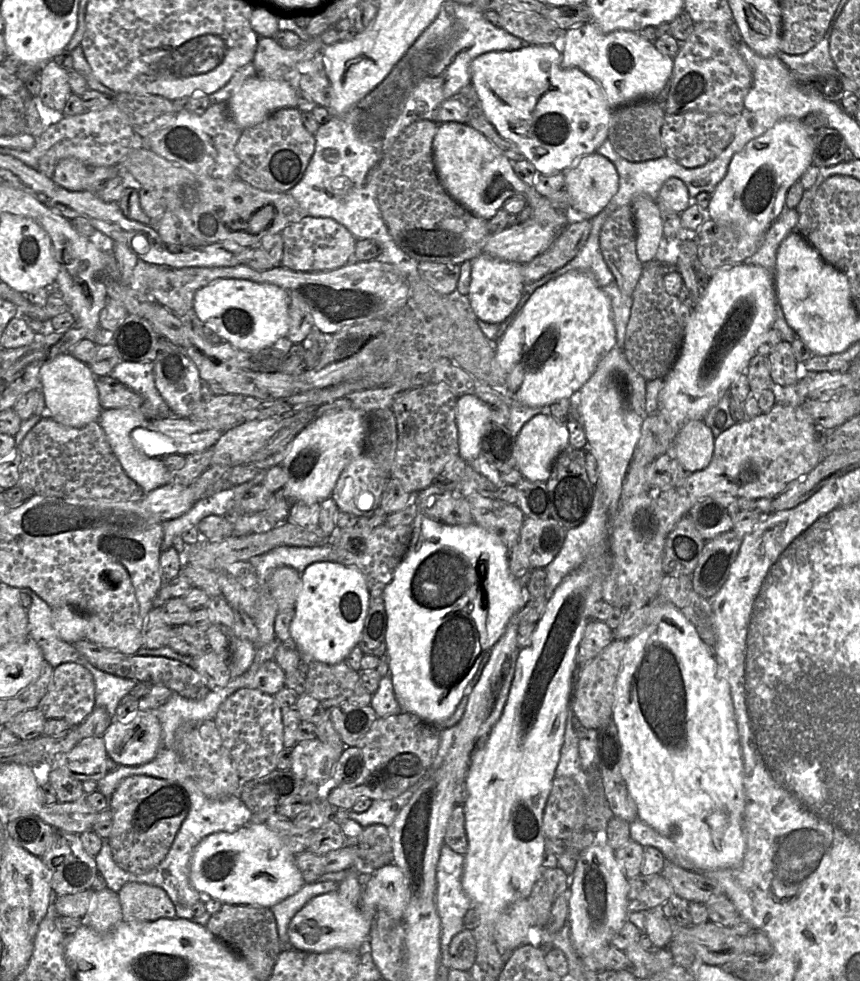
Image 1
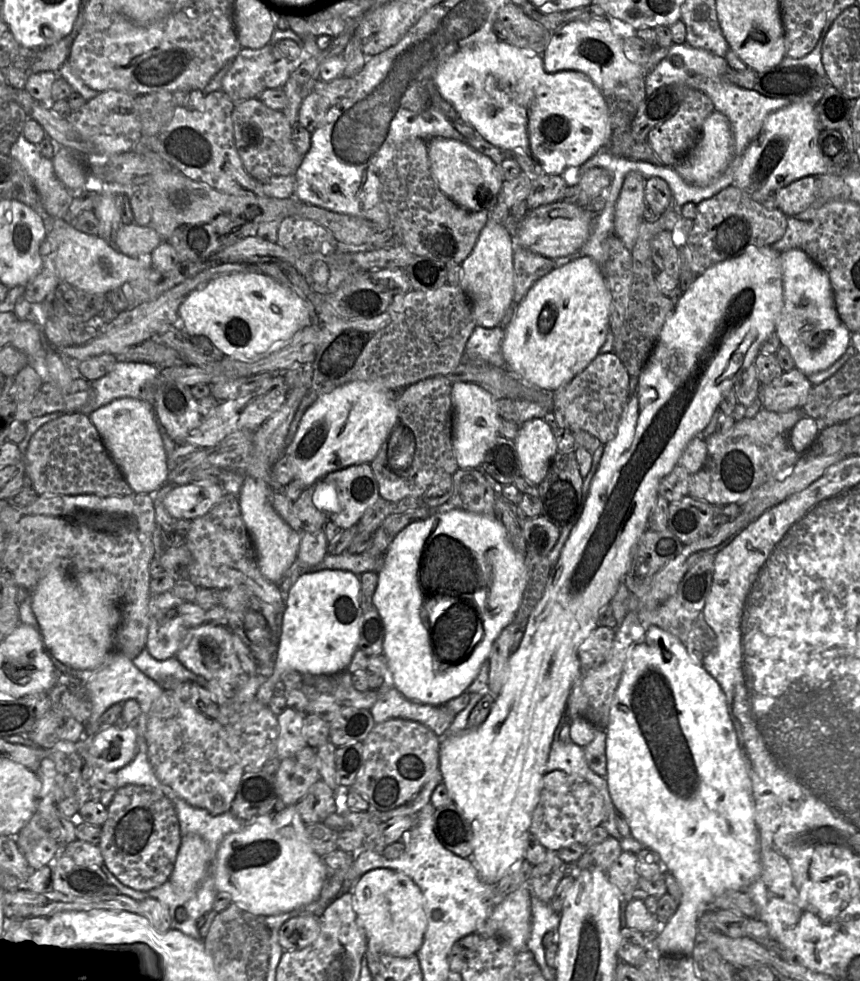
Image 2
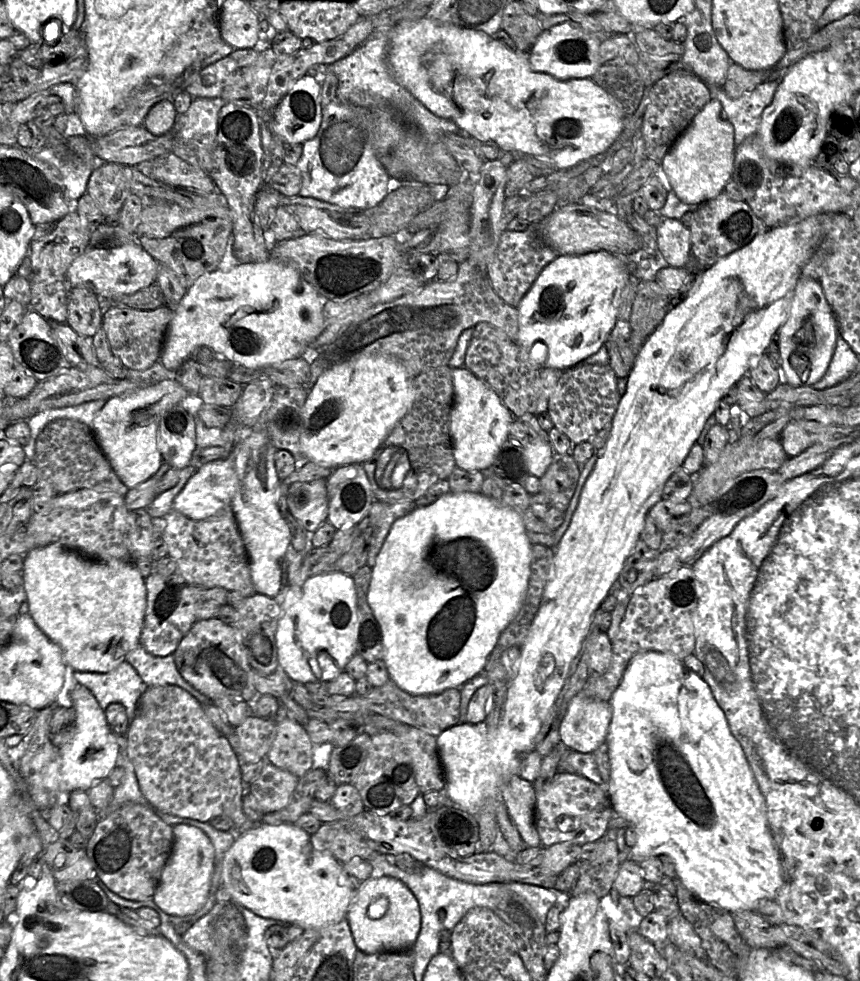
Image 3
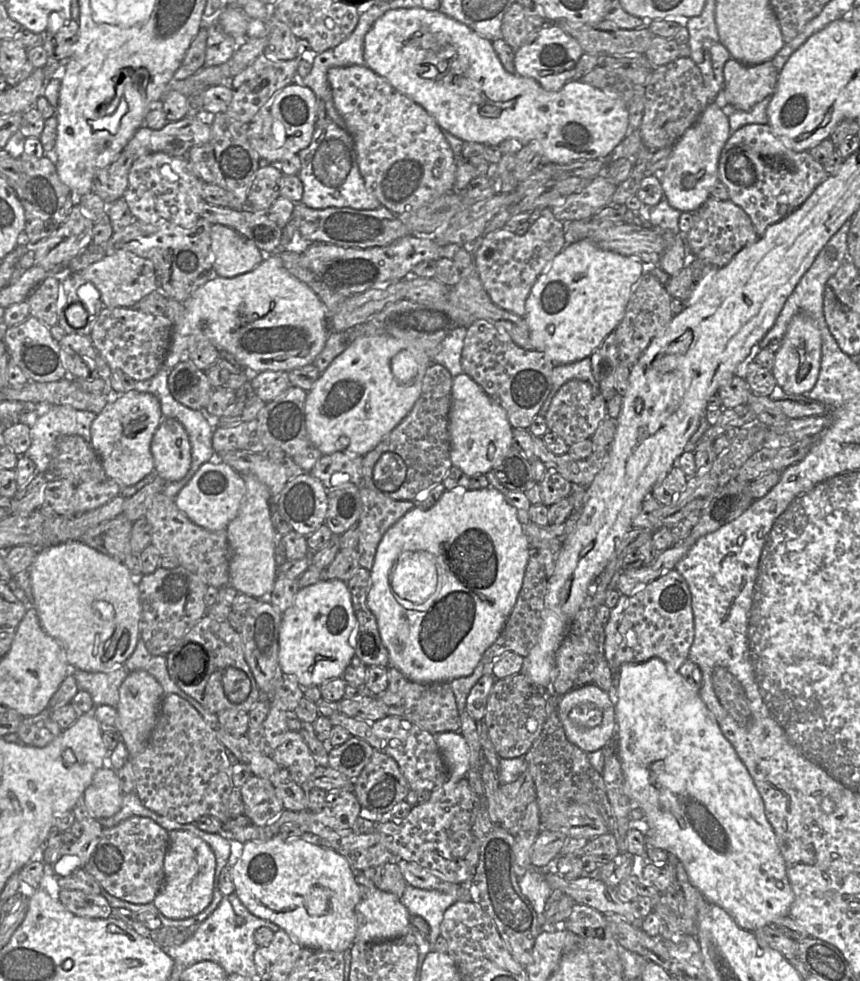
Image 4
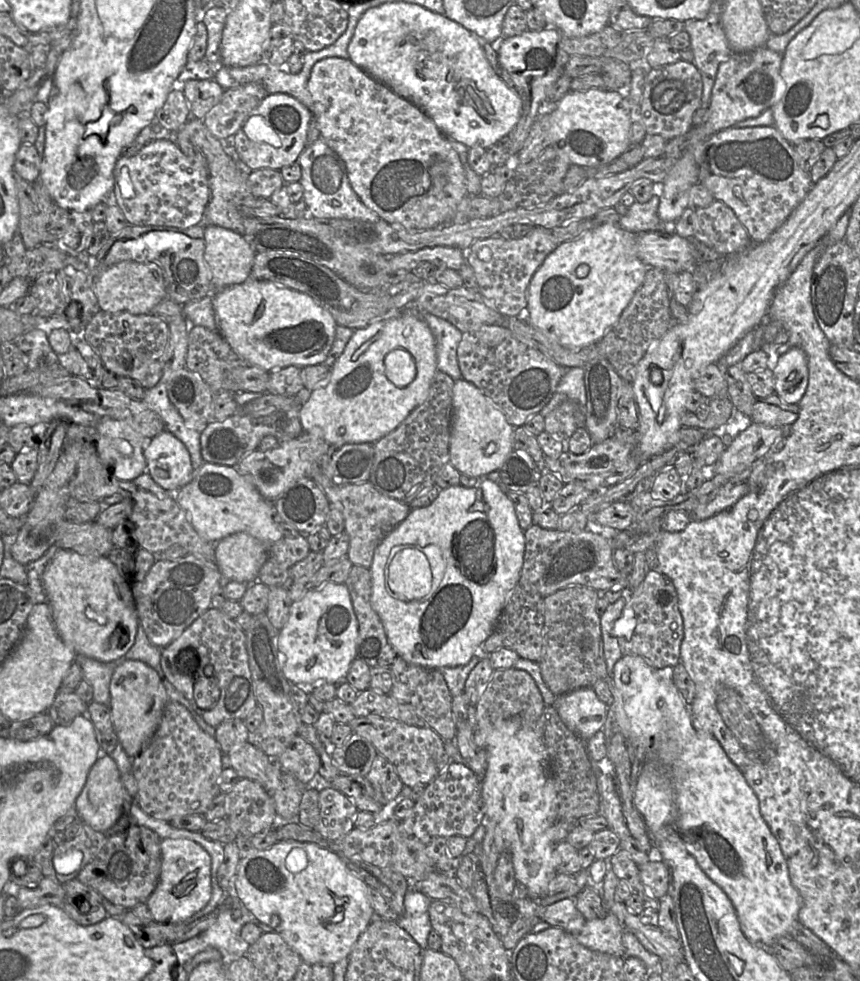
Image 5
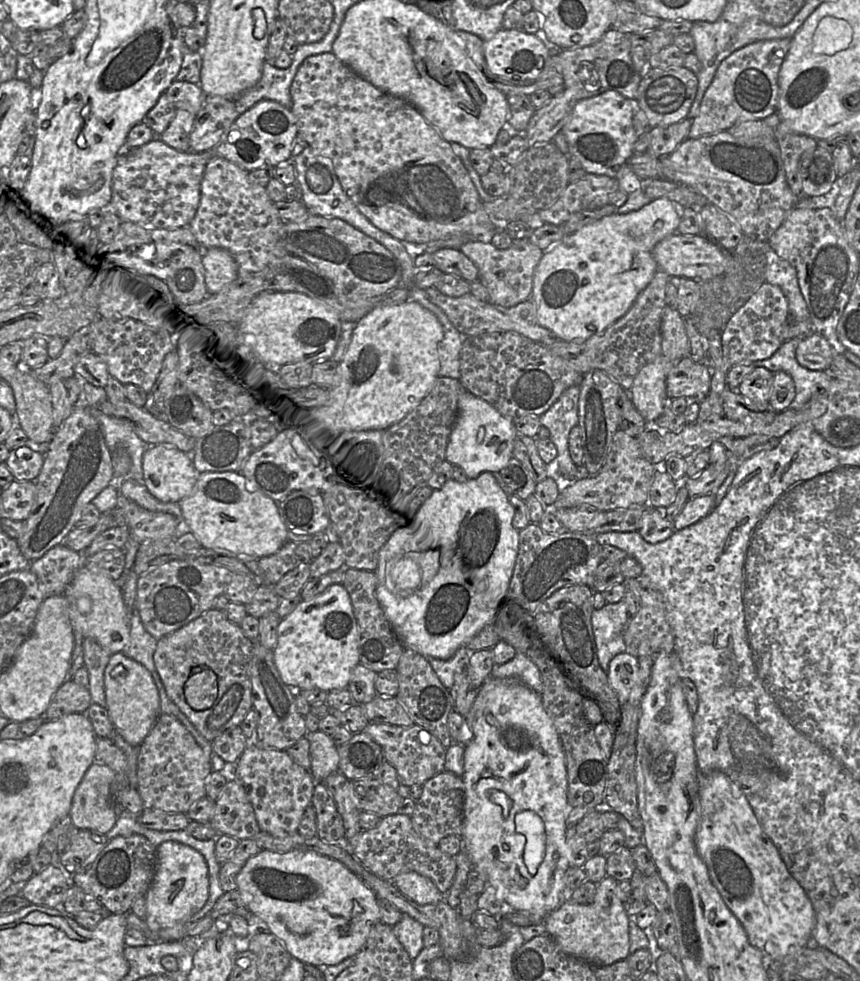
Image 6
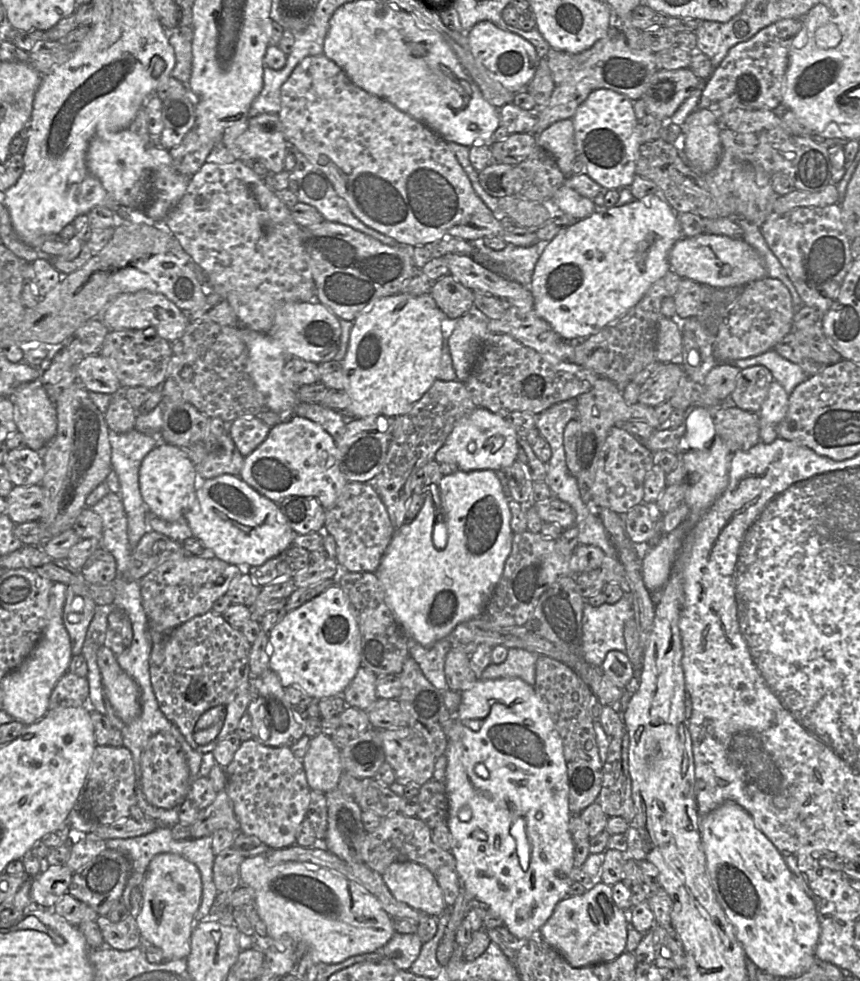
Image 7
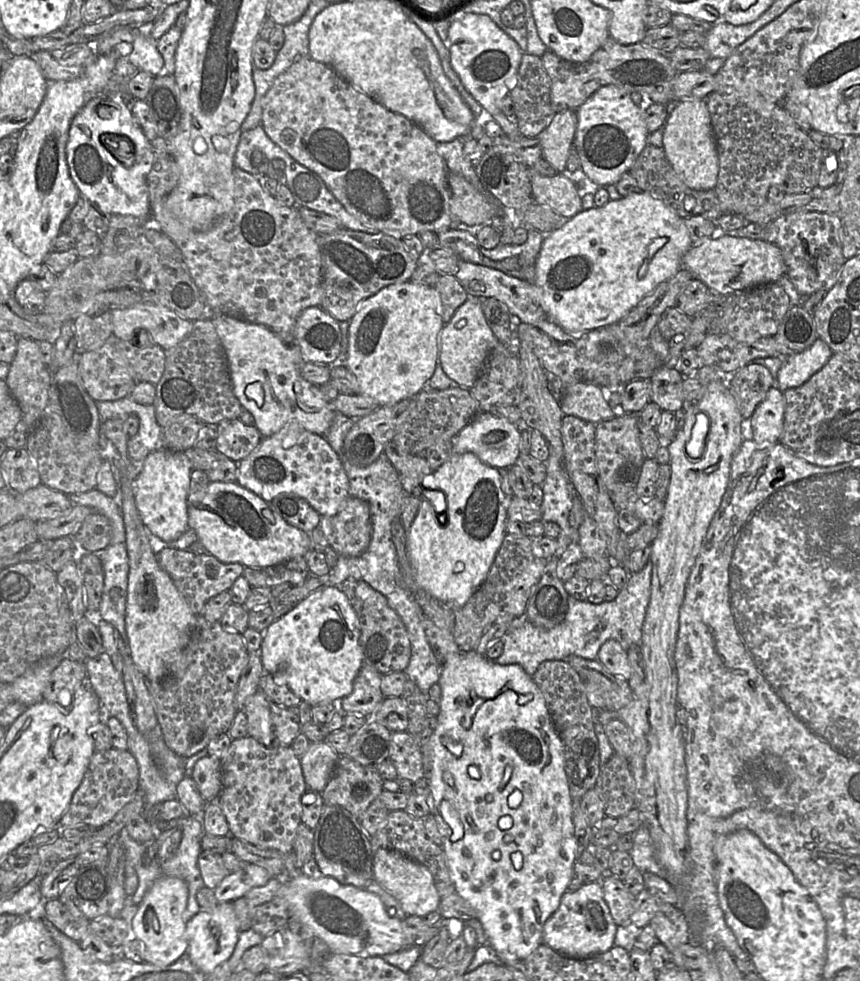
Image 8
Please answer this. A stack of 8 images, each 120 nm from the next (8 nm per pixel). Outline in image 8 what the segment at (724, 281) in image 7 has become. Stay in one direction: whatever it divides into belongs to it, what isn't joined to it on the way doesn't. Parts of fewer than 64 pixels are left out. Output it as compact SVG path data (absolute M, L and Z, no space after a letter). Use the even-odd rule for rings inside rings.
M717 233L693 246L682 258L683 268L702 281L712 293L734 294L752 287L777 282L786 275L782 251L765 240L751 240Z

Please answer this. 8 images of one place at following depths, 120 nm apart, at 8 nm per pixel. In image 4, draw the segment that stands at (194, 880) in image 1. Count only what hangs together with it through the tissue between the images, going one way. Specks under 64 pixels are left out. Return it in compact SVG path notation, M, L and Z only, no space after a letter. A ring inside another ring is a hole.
M277 835L266 841L251 840L245 842L242 846L237 846L234 855L234 864L232 866L232 880L235 887L235 893L250 913L261 919L268 920L278 925L280 929L283 929L302 947L335 952L344 952L351 948L354 943L357 930L354 908L356 904L361 901L363 896L355 880L356 872L351 868L348 861L342 855L338 854L331 848L322 846L321 844L319 844L319 842L309 842L297 836L283 839Z

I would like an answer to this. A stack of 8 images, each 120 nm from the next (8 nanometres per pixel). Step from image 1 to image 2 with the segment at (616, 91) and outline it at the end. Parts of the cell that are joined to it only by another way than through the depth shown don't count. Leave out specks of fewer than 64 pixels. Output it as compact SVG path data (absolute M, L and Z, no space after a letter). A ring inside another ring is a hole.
M609 20L574 21L553 32L551 40L542 54L547 73L577 71L586 75L603 92L637 77L645 77L655 67L648 68L630 61L624 54L625 38L618 35Z

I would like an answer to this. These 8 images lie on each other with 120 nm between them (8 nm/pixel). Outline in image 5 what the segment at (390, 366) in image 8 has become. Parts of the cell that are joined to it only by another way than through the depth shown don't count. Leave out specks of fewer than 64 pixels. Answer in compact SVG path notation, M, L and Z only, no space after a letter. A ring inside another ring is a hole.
M410 308L402 309L399 315L377 321L364 328L354 330L344 351L331 367L328 379L317 386L300 410L300 421L304 432L321 437L328 445L344 443L375 443L394 431L408 415L428 396L432 380L437 371L435 338L427 323ZM401 348L408 351L416 364L416 377L405 387L395 386L386 376L385 356Z

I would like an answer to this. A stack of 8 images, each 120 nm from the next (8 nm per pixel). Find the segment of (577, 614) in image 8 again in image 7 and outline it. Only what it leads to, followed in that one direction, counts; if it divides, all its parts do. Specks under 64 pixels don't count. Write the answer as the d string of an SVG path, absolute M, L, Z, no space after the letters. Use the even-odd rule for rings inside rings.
M625 594L615 604L594 607L588 602L583 608L583 656L590 664L601 667L611 650L626 652L624 627L633 616L632 599ZM508 648L505 661L500 664L492 663L482 672L480 679L516 677L535 686L536 662L539 654L521 648Z

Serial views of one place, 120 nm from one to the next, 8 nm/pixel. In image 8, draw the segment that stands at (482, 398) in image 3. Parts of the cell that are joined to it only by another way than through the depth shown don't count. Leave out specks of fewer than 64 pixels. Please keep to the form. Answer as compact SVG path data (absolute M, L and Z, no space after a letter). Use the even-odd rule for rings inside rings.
M479 411L473 419L452 439L453 452L471 452L483 463L496 469L509 469L517 463L520 455L519 428L505 418L493 416L487 411Z

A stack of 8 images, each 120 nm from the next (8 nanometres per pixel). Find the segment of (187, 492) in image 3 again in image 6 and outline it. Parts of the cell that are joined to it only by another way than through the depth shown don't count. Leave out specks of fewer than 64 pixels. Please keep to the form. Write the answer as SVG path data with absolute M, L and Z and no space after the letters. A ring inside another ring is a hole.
M204 472L198 475L192 493L180 501L184 522L203 548L228 550L257 559L276 553L287 541L288 529L282 521L278 503L253 487L240 472Z

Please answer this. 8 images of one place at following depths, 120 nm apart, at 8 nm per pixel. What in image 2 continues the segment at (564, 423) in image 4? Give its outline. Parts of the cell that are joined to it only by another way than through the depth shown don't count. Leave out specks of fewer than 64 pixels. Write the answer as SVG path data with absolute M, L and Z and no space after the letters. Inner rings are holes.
M614 352L599 354L570 382L553 391L553 411L558 425L571 432L581 429L602 444L612 440L620 417L632 395L630 375Z

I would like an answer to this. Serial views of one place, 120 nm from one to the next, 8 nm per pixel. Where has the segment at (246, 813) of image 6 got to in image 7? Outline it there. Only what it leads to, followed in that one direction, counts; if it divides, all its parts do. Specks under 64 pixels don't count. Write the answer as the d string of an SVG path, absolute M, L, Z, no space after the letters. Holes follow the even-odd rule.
M226 790L220 791L212 804L200 810L197 819L190 826L189 839L211 836L219 829L240 832L240 823L234 813L233 802Z

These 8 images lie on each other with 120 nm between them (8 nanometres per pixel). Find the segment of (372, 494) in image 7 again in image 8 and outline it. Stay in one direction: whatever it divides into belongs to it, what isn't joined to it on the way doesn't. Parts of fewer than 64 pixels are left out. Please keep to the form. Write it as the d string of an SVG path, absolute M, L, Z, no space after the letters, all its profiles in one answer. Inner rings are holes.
M349 496L335 515L321 517L318 528L338 555L360 556L372 537L369 504Z

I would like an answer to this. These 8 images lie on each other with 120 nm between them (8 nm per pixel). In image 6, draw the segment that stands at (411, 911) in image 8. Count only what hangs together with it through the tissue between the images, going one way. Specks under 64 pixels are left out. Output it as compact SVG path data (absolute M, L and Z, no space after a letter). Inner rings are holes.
M406 872L397 875L391 881L407 898L420 904L435 904L444 900L435 883L416 872Z

